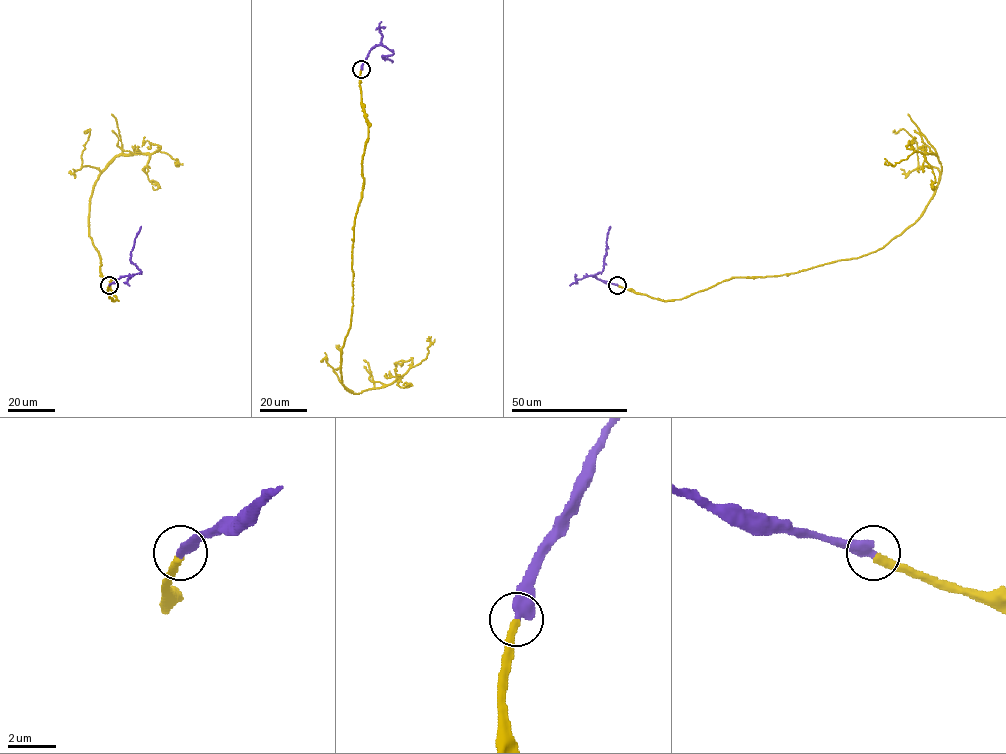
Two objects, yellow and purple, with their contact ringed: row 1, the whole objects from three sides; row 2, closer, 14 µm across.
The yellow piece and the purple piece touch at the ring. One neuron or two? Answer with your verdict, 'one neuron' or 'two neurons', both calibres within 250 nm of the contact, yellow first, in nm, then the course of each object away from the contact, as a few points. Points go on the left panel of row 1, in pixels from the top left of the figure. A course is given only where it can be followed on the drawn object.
one neuron; 320 nm thick on the yellow side, 500 nm on the other; yellow runs (109, 285), (89, 235), (96, 180), (117, 156), (158, 151), (177, 166), (176, 158); purple runs (109, 285), (121, 276), (141, 271), (130, 260), (141, 226)

